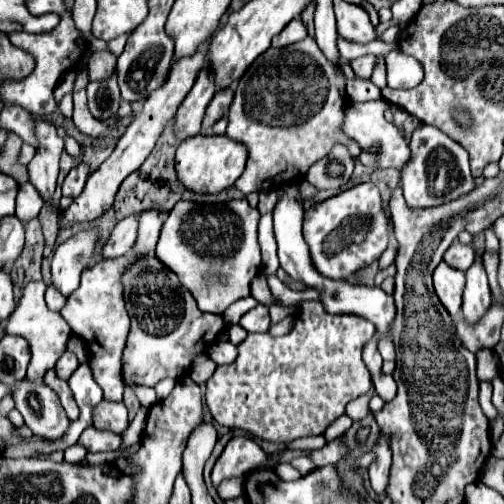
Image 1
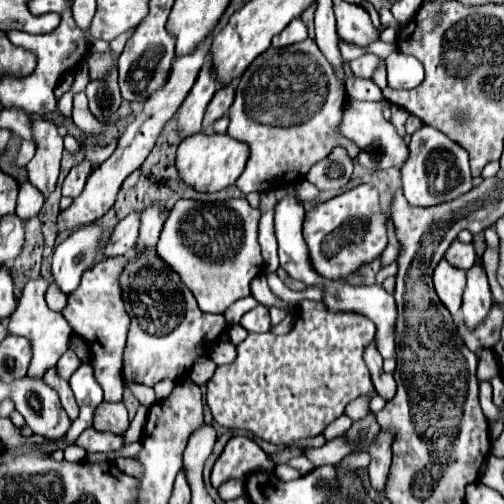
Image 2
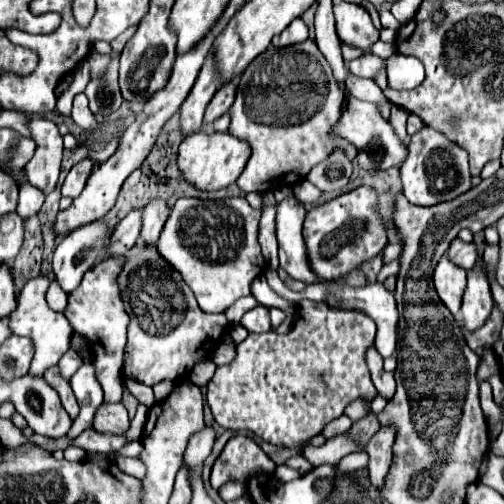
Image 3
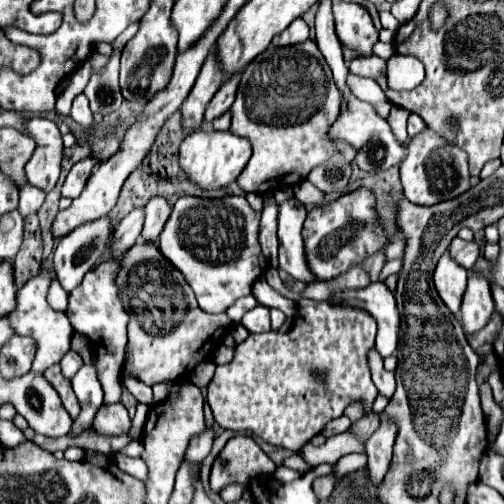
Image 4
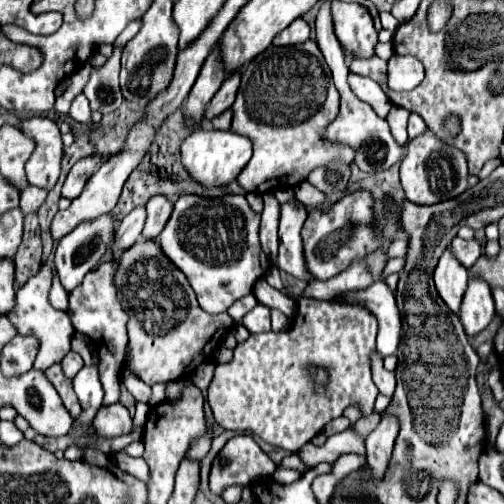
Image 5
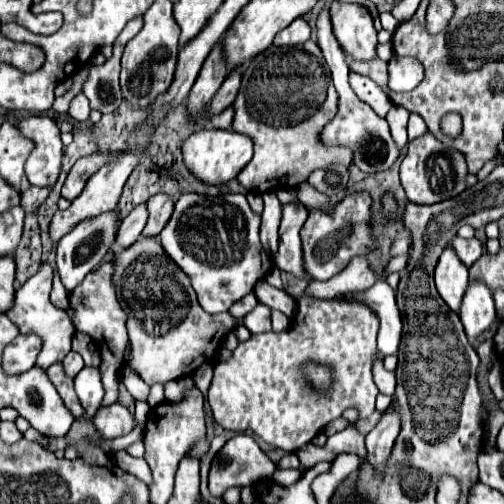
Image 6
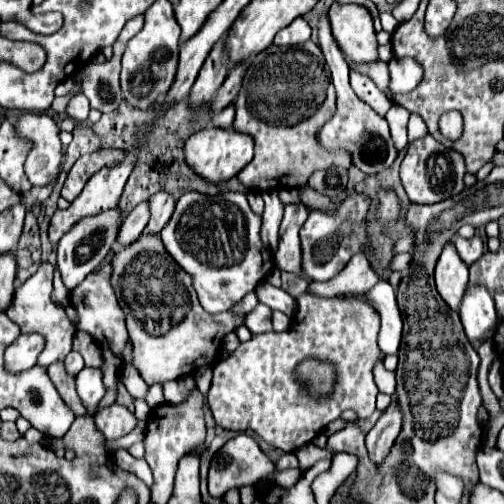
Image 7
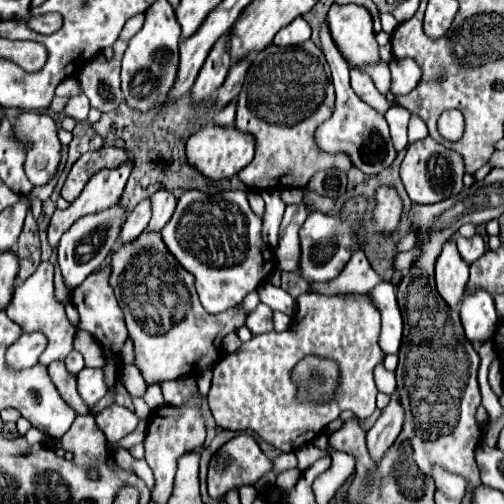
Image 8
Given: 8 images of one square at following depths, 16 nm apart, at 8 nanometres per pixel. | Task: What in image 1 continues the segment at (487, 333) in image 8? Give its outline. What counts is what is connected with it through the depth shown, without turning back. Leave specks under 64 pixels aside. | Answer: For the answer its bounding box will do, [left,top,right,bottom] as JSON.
[462,252,492,324]

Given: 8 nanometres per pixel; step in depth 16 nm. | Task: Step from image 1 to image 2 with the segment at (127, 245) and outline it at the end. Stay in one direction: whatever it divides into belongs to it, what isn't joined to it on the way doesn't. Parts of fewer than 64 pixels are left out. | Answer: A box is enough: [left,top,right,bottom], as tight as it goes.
[104,214,140,258]

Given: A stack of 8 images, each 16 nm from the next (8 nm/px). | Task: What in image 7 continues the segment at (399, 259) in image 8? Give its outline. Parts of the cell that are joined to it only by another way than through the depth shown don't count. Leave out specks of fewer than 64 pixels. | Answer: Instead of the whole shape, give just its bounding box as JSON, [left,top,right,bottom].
[388,252,412,272]

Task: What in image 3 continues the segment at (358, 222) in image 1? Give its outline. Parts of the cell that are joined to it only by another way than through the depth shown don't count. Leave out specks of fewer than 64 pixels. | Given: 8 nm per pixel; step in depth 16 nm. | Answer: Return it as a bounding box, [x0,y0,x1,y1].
[304,186,388,280]

